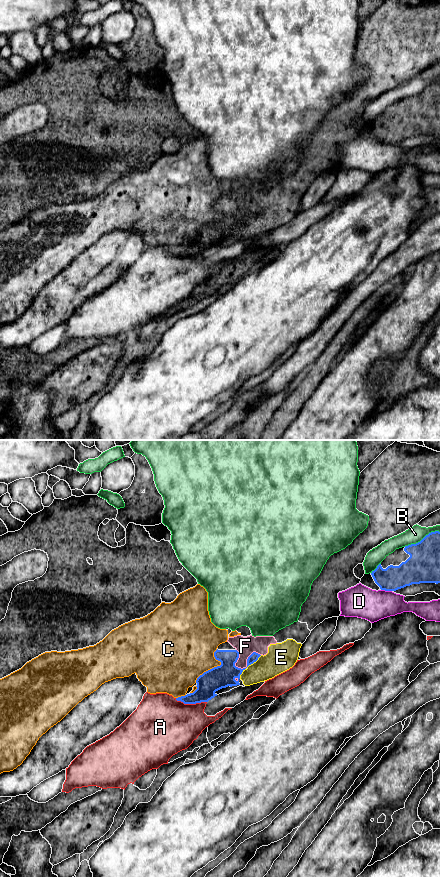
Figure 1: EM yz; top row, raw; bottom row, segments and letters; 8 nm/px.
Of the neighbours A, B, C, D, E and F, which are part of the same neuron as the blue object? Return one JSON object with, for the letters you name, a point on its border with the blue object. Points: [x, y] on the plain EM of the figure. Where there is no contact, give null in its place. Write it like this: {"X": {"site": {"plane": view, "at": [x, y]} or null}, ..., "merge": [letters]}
{"merge": []}

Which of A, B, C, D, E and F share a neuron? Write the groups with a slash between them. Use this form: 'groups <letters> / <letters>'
groups A / B / C E F / D

